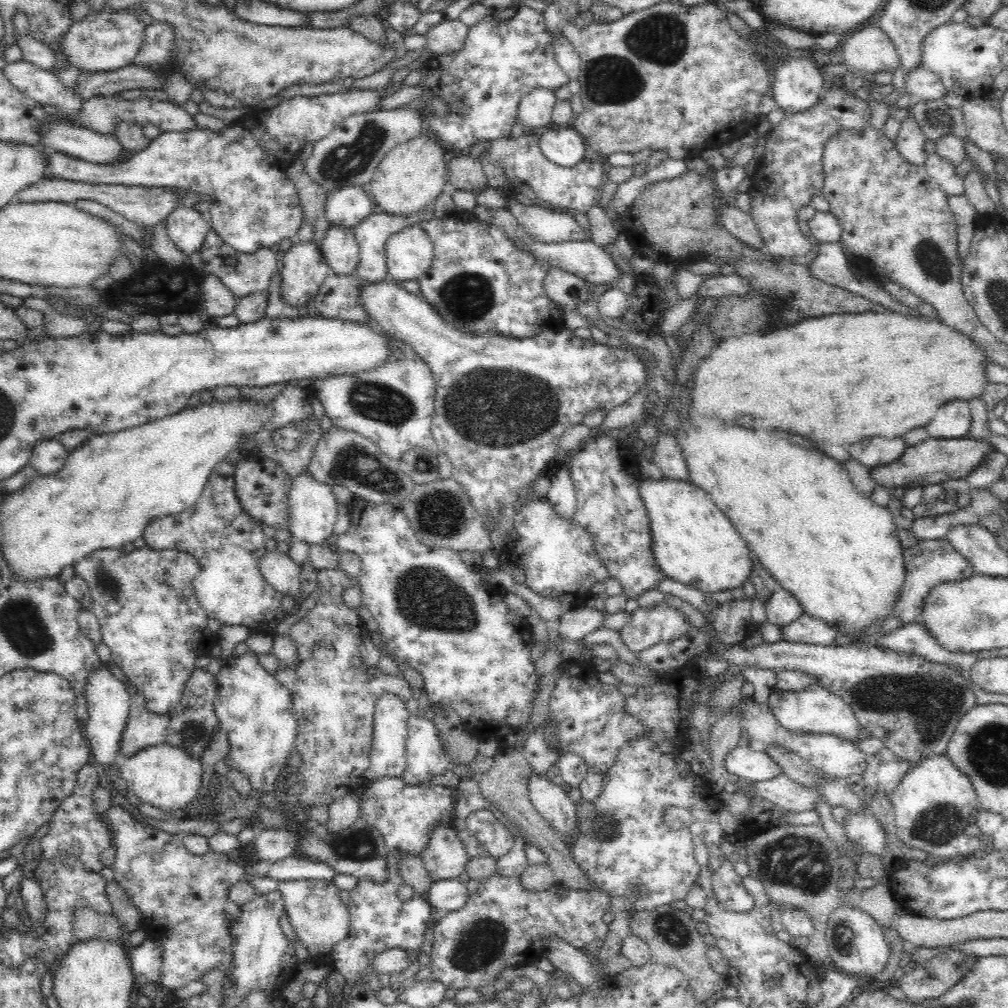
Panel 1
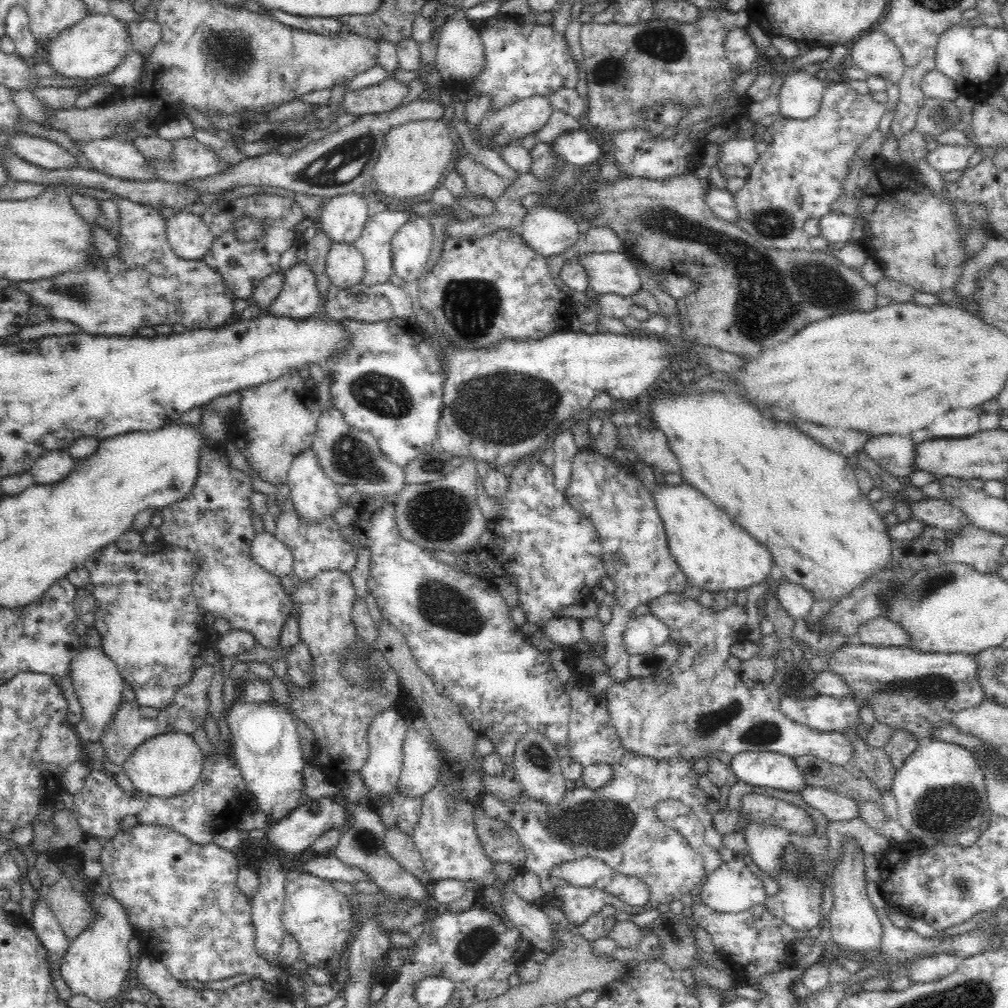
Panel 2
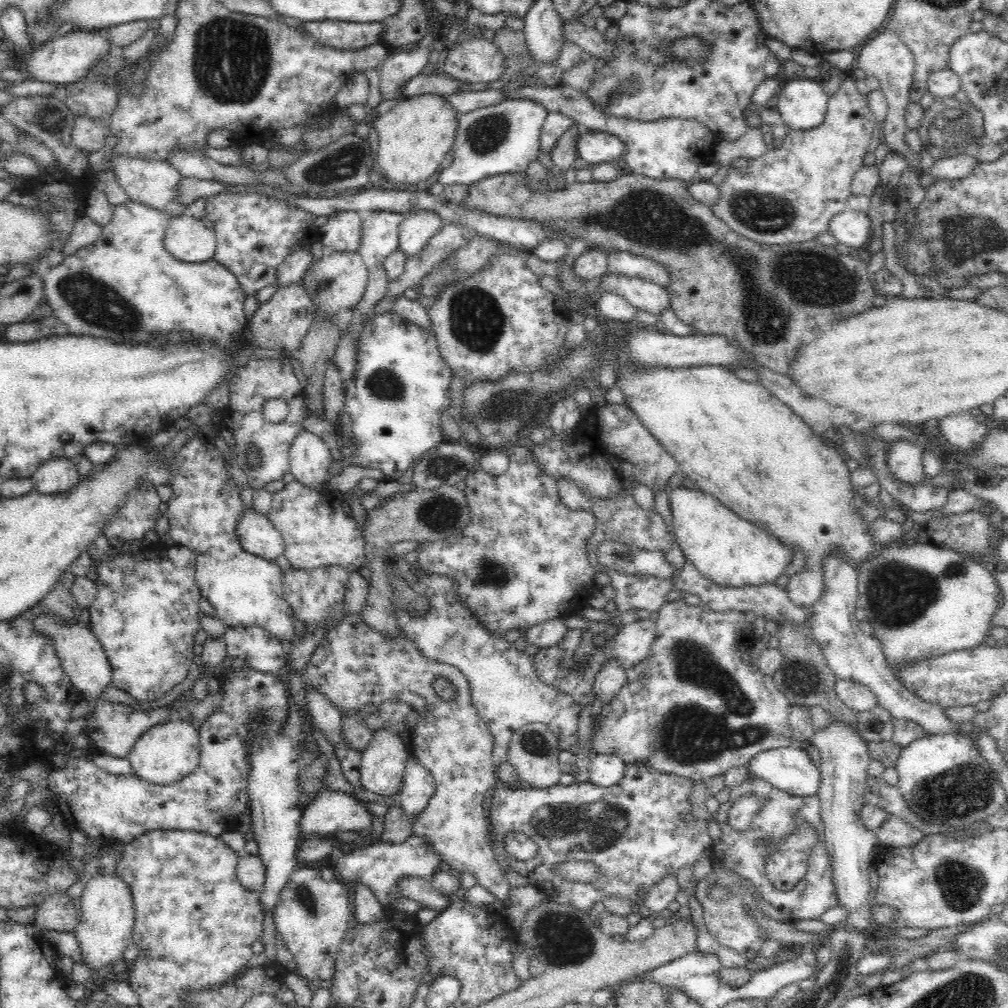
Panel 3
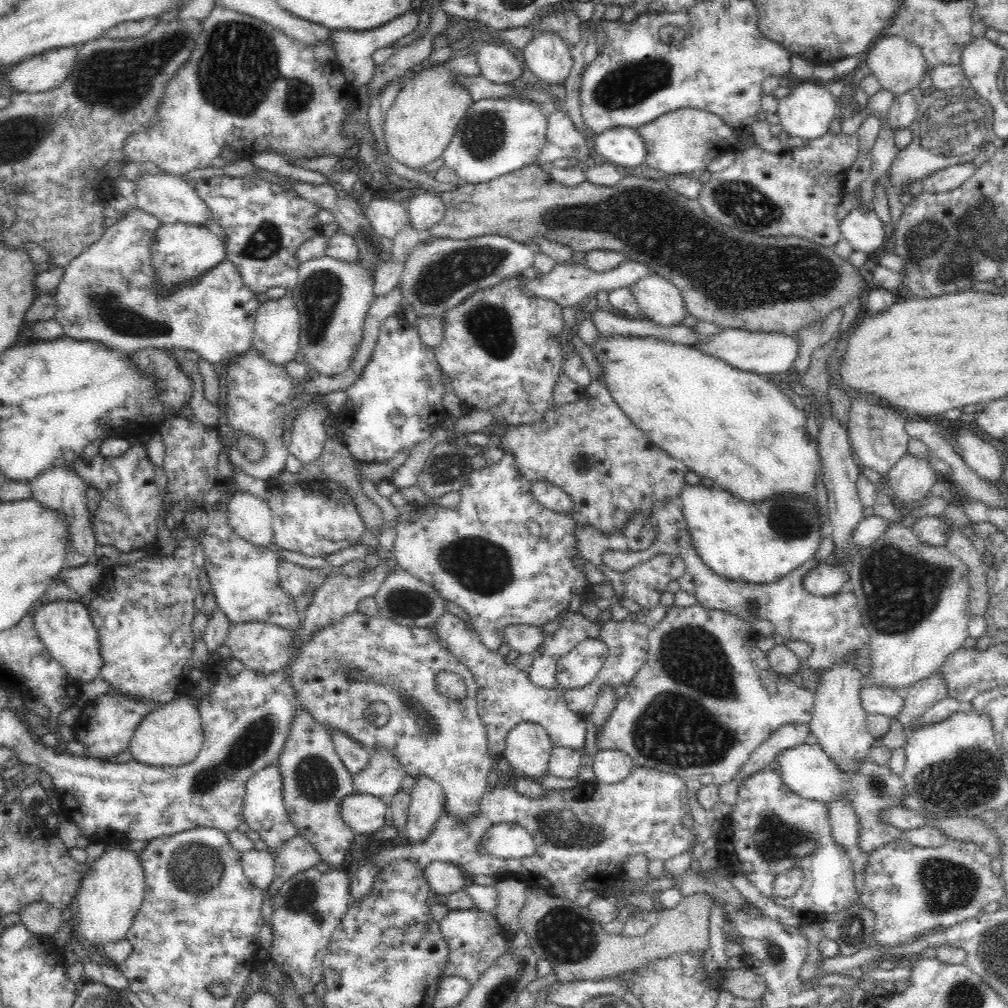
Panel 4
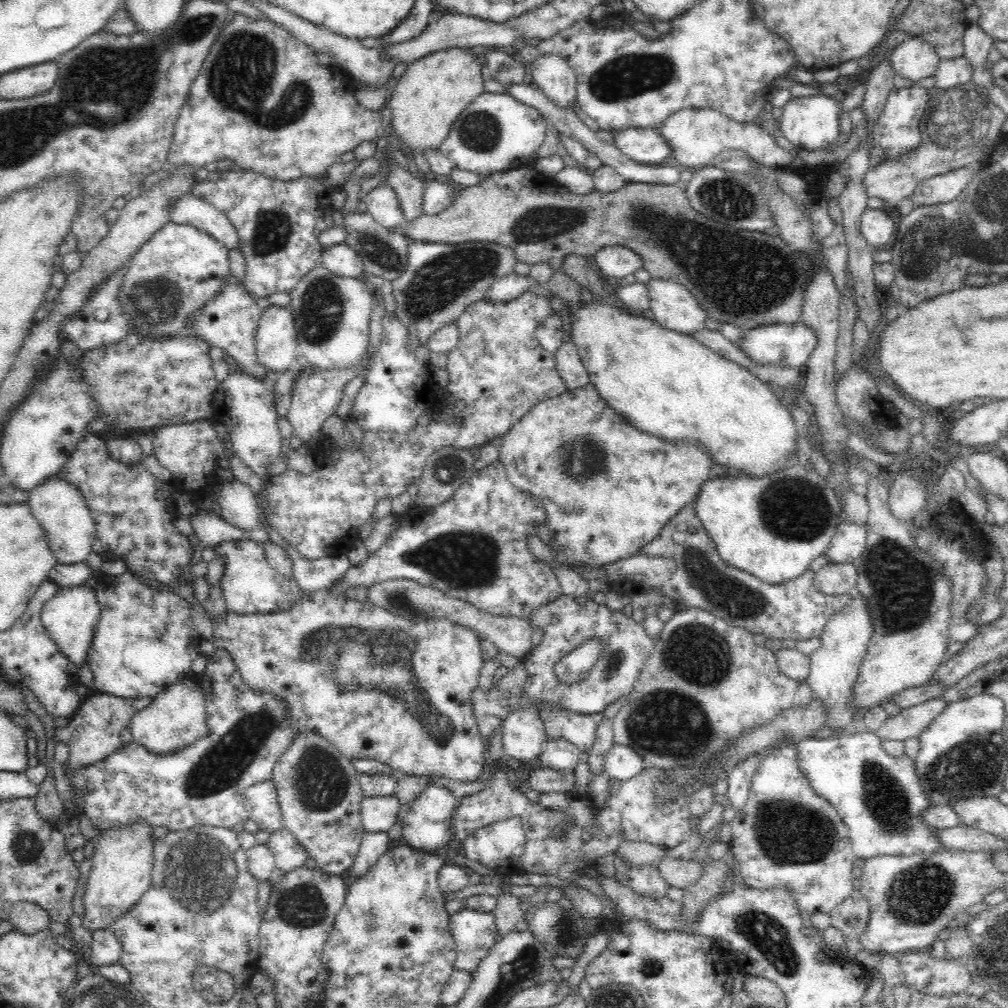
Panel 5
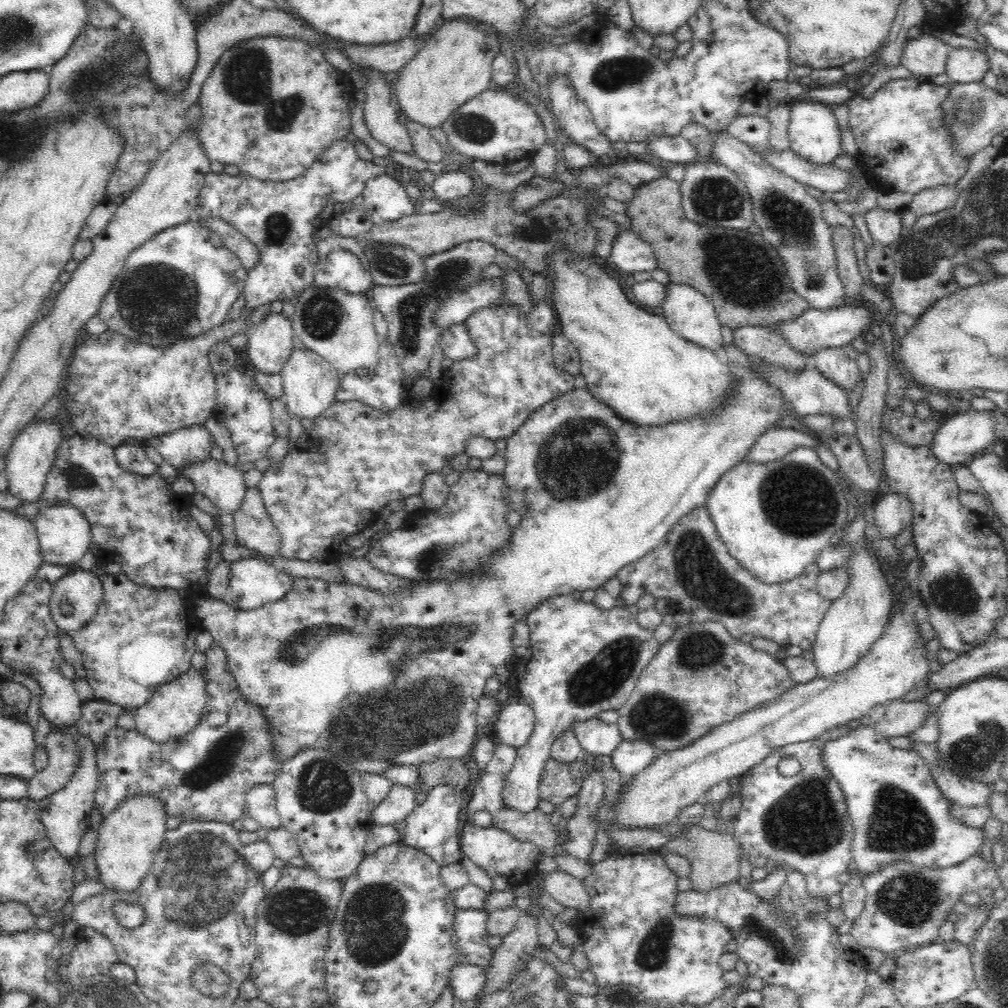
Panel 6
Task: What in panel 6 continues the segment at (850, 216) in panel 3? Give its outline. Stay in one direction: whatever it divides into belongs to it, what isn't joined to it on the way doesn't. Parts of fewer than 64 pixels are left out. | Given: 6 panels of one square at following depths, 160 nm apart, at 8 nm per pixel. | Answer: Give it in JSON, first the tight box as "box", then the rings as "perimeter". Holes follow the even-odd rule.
{"box":[863,208,905,245],"perimeter":[[[876,208],[869,210],[868,212],[863,214],[867,229],[875,244],[888,245],[891,242],[896,242],[896,240],[901,239],[905,228],[902,224],[902,221],[900,221],[900,218],[898,217],[898,212],[899,211],[896,210],[893,211],[888,209]]]}

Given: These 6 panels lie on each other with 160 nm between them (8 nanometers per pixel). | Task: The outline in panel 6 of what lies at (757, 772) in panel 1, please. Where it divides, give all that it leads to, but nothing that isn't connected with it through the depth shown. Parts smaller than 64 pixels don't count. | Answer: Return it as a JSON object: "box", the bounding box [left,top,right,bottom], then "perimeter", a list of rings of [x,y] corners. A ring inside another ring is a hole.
{"box":[820,724,984,873],"perimeter":[[[863,724],[860,728],[836,738],[836,741],[827,741],[820,747],[822,765],[836,779],[846,799],[846,808],[854,827],[851,855],[860,873],[874,872],[882,864],[898,860],[946,868],[960,864],[972,854],[981,852],[984,830],[982,827],[966,826],[950,817],[951,802],[942,797],[931,775],[930,767],[919,752],[912,748],[892,748],[889,740],[879,734],[871,724]]]}

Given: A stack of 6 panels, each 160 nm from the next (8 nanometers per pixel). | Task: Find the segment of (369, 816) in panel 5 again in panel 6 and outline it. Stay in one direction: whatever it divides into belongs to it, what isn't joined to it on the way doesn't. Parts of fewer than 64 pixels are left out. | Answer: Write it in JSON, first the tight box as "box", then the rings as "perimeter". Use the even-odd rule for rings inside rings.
{"box":[370,785,415,825],"perimeter":[[[393,785],[388,796],[370,810],[370,823],[373,825],[394,825],[404,820],[415,807],[414,793],[409,786]]]}

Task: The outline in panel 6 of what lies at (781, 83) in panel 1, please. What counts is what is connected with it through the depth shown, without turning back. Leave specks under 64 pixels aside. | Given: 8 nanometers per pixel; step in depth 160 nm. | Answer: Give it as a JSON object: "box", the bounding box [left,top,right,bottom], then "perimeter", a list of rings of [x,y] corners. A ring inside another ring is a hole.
{"box":[787,99,841,164],"perimeter":[[[800,99],[800,102],[788,103],[788,107],[790,108],[790,122],[787,129],[789,148],[814,164],[833,164],[834,158],[841,152],[841,128],[835,118],[833,106]]]}

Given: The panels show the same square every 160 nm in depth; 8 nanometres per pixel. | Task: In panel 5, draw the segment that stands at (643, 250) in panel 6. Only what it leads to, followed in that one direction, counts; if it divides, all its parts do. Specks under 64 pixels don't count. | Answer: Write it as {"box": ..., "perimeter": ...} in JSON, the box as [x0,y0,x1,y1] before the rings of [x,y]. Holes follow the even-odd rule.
{"box":[593,246,643,280],"perimeter":[[[606,246],[599,249],[593,256],[601,274],[607,276],[609,280],[624,278],[643,267],[642,259],[630,248],[622,246]]]}

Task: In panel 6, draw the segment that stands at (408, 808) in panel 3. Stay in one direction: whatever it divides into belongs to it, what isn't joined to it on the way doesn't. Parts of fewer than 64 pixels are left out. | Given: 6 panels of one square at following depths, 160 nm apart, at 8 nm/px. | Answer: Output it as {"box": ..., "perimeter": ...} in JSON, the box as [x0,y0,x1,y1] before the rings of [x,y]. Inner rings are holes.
{"box":[401,785,464,866],"perimeter":[[[438,785],[426,793],[424,802],[415,805],[406,818],[405,834],[401,842],[412,848],[423,850],[440,866],[460,862],[463,852],[459,848],[460,829],[458,828],[458,814],[462,810],[464,798],[453,786]]]}

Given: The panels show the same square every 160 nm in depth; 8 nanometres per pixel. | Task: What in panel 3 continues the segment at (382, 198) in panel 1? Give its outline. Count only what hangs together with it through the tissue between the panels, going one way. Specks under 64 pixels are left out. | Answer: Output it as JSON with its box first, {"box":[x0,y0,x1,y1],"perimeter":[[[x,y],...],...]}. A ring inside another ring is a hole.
{"box":[374,95,458,189],"perimeter":[[[442,95],[404,97],[384,116],[375,118],[374,128],[379,132],[379,145],[374,160],[383,178],[391,184],[405,184],[411,189],[441,170],[444,156],[453,150],[458,115]]]}

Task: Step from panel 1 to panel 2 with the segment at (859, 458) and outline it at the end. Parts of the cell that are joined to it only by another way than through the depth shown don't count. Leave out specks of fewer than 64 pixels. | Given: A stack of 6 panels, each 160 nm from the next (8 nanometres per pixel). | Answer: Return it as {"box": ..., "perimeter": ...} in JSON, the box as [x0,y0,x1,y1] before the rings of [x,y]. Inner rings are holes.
{"box":[860,435,915,479],"perimeter":[[[910,435],[872,436],[862,446],[860,452],[898,479],[906,479],[915,470],[915,443]]]}

